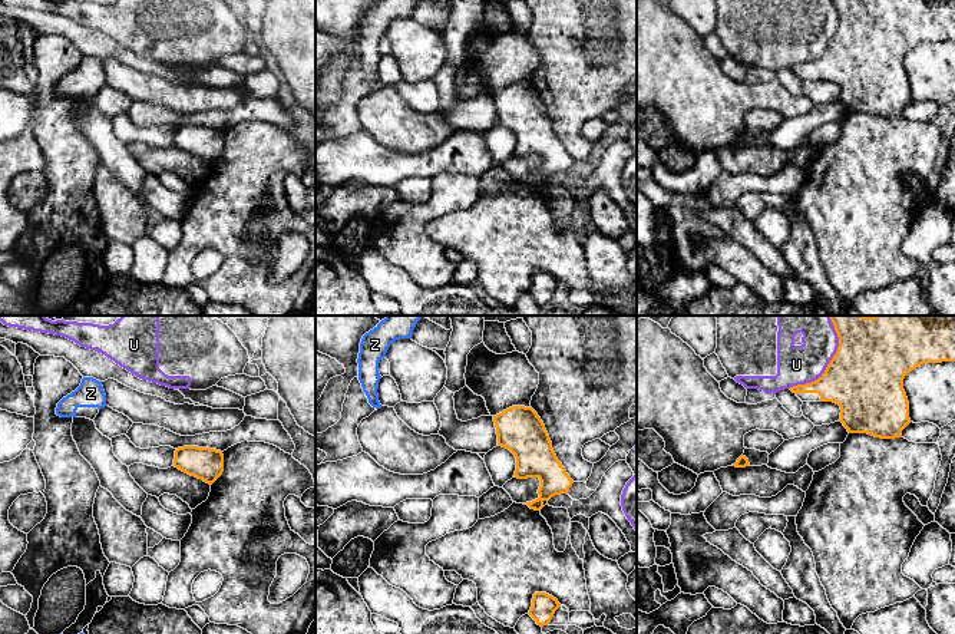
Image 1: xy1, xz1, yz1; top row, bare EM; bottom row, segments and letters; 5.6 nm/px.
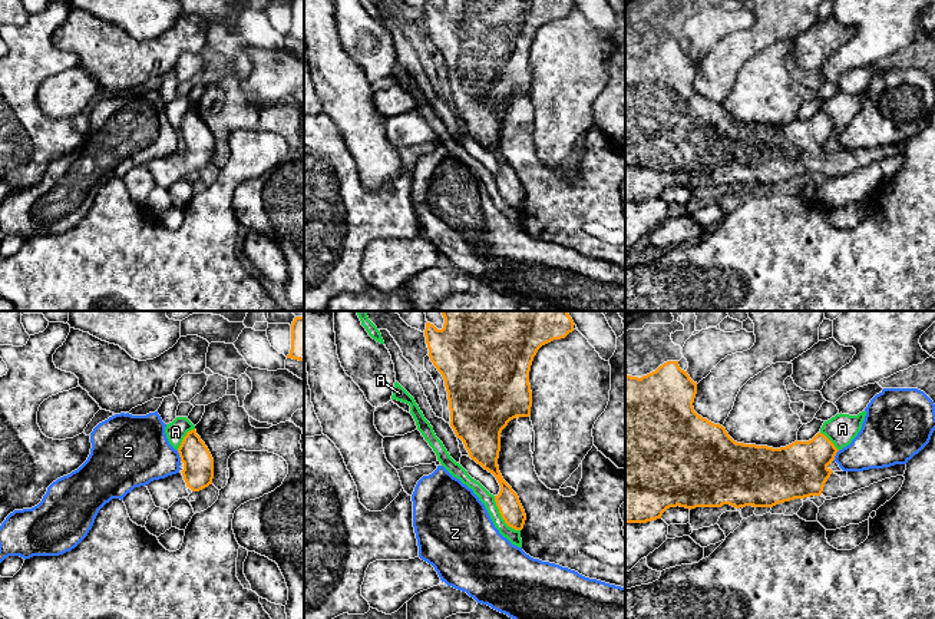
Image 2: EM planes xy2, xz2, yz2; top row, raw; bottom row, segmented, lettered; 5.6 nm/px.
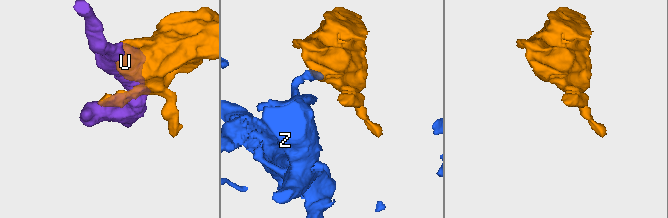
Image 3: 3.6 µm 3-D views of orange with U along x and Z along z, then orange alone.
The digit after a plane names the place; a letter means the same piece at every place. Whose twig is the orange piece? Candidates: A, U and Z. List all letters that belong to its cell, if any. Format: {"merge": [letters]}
{"merge": []}

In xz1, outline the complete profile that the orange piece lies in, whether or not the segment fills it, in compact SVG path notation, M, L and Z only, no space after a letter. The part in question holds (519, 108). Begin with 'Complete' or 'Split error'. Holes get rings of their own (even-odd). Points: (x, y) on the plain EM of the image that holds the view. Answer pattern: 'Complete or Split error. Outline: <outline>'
Complete. Outline: M512 85L493 95L498 123L509 128L516 136L515 156L538 156L539 176L526 181L541 189L543 181L555 174L568 172L574 159L558 139L543 100L532 86Z

